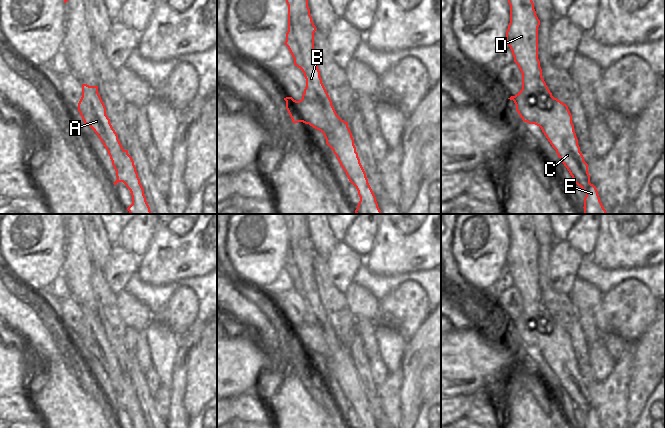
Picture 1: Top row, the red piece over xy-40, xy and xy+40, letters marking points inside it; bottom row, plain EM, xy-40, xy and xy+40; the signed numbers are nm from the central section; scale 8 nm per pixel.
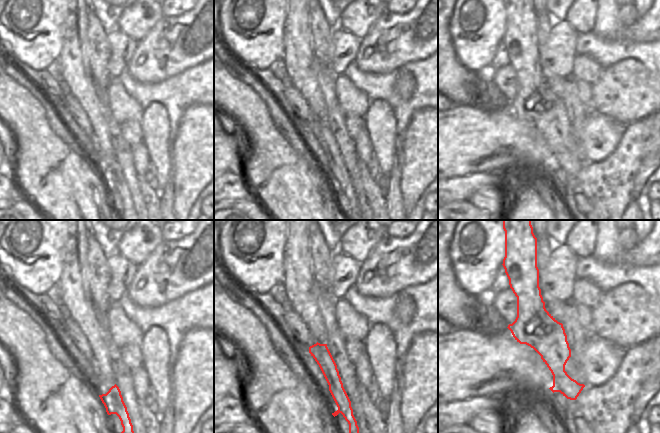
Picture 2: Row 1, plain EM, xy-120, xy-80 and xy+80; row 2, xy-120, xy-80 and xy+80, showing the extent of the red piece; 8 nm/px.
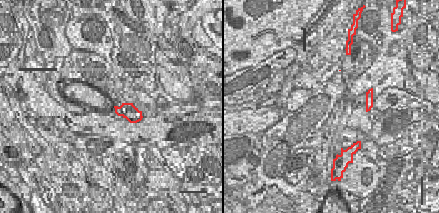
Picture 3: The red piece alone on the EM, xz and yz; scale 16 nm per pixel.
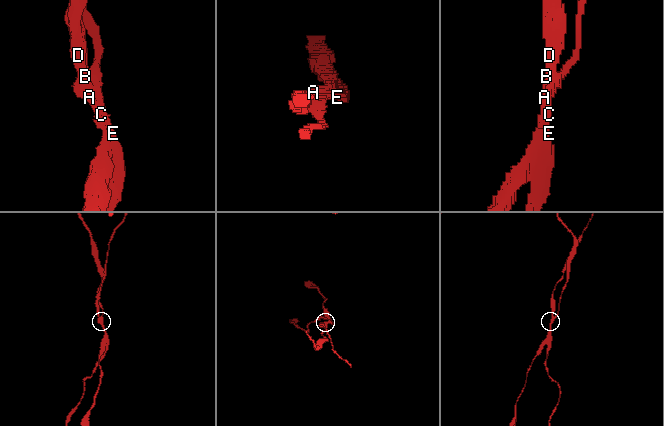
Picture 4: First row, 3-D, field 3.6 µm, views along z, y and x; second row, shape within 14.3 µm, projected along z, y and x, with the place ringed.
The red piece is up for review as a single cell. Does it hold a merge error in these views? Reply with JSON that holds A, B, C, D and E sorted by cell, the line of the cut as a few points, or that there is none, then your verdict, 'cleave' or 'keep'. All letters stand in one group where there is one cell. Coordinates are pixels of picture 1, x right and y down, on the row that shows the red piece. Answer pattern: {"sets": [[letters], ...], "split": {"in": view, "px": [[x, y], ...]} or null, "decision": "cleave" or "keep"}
{"sets": [["A", "B", "D"], ["C", "E"]], "split": {"in": "xy+40", "px": [[537, 91], [545, 117], [540, 127]]}, "decision": "cleave"}

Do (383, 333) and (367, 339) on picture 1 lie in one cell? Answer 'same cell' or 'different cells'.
different cells

